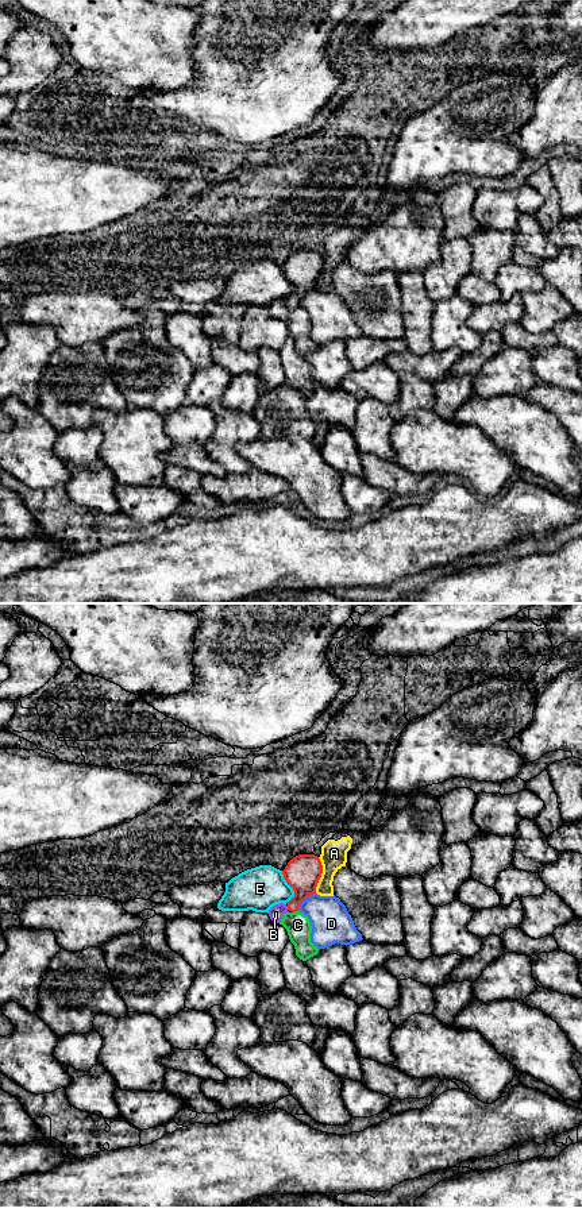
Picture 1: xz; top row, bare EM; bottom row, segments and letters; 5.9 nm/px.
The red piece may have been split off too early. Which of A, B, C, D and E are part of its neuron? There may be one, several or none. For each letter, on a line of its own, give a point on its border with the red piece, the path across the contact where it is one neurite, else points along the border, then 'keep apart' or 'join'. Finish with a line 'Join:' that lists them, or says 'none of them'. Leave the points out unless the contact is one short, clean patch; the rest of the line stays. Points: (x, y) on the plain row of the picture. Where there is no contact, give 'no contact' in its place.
A: contact xz (320, 270); keep apart
B: contact xz (286, 301); join
C: contact xz (295, 307); keep apart
D: contact xz (304, 294); keep apart
E: contact xz (290, 281); keep apart
Join: B

